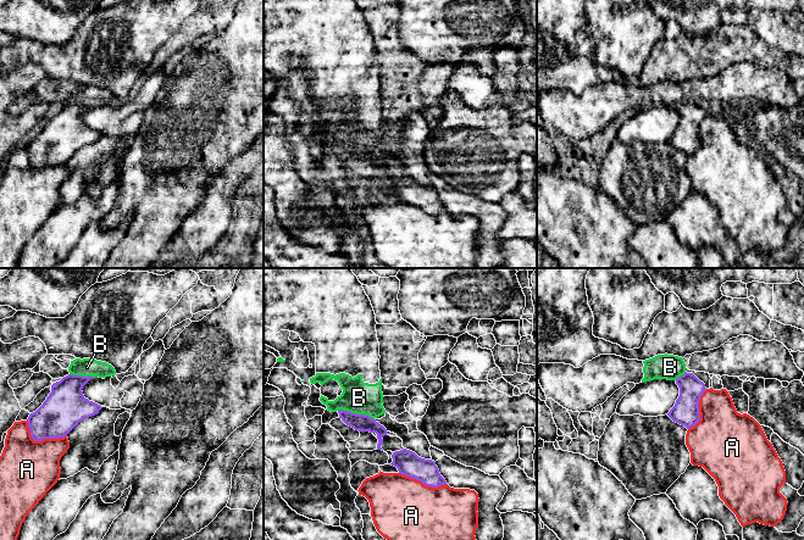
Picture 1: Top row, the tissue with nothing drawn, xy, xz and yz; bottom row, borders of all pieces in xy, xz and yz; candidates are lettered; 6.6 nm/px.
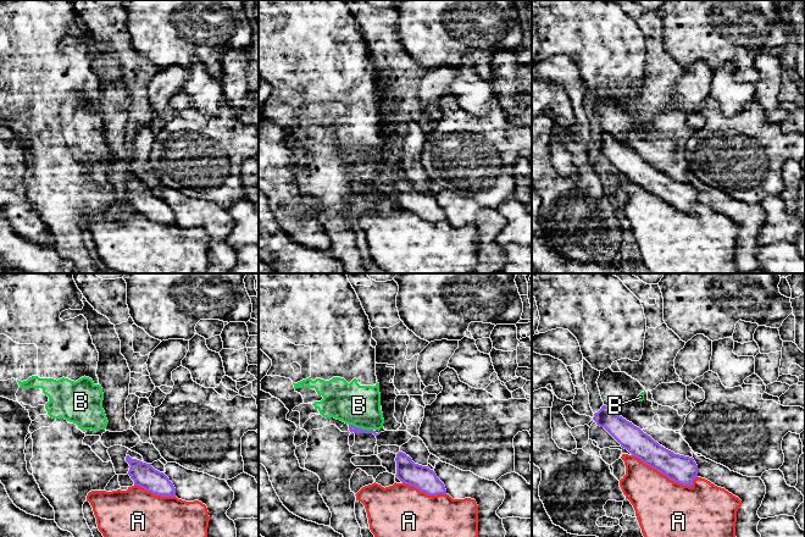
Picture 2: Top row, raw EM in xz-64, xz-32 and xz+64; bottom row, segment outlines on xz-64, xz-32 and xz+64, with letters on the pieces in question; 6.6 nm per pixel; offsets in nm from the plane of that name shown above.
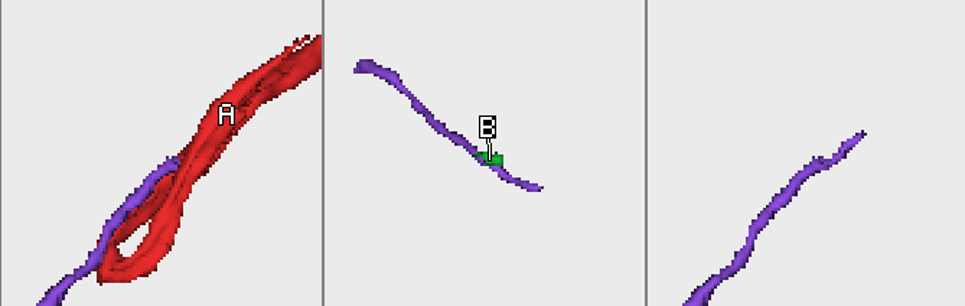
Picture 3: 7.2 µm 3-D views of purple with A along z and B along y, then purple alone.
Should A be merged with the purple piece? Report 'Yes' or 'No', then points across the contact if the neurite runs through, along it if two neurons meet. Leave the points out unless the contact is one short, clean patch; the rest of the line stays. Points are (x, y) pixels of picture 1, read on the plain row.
Yes

